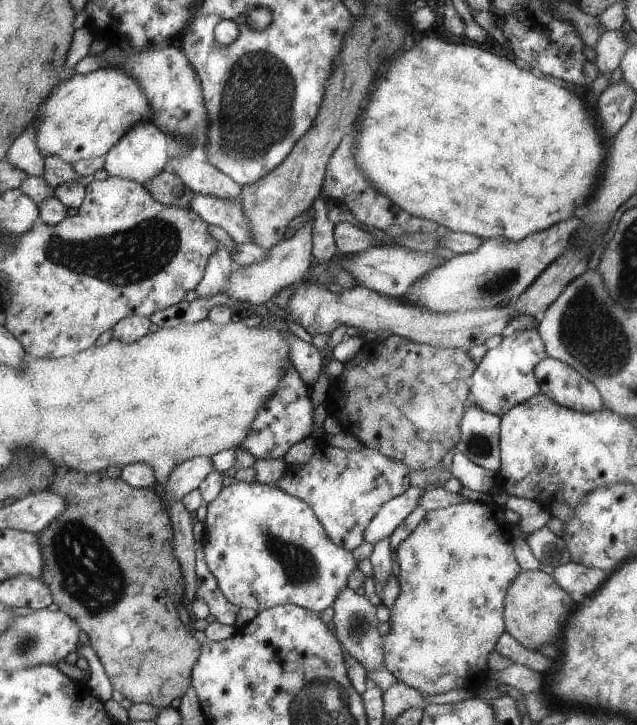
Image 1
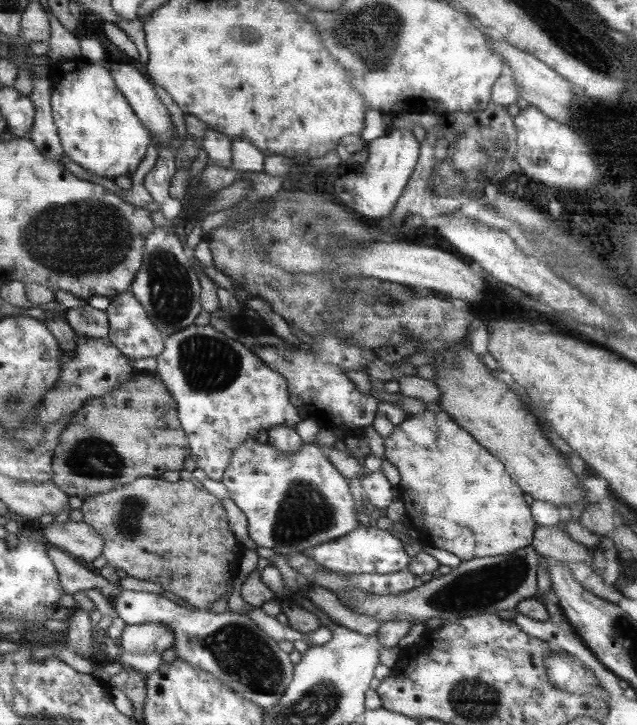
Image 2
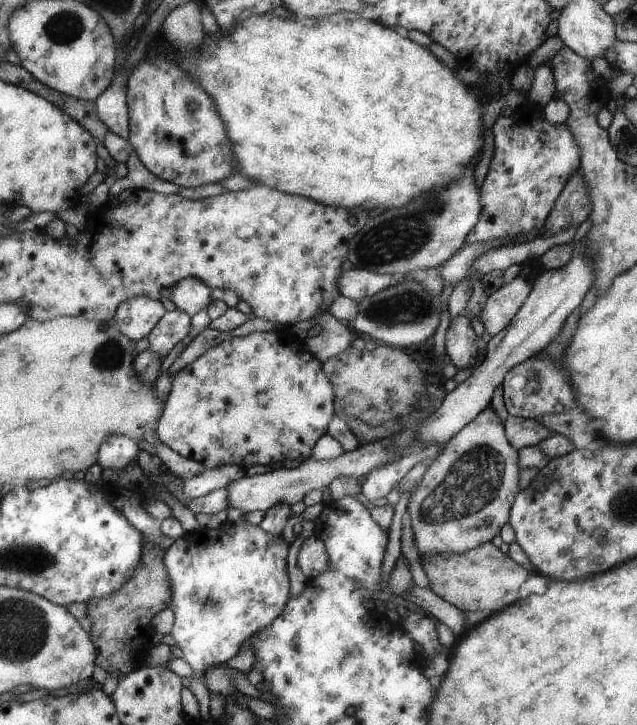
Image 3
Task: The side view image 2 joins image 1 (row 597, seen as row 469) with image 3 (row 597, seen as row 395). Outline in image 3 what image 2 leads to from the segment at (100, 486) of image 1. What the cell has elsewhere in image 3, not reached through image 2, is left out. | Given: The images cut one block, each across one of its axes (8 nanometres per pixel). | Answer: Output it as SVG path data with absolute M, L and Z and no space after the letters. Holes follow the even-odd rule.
M142 534L141 558L130 579L105 598L87 600L91 613L87 616L92 624L91 640L97 649L95 666L105 670L107 675L115 676L117 680L130 675L136 666L143 664L141 658L148 652L147 644L151 644L151 636L155 636L151 618L170 606L174 590L164 562L165 556L166 550L155 546L153 540L147 540L147 536Z

